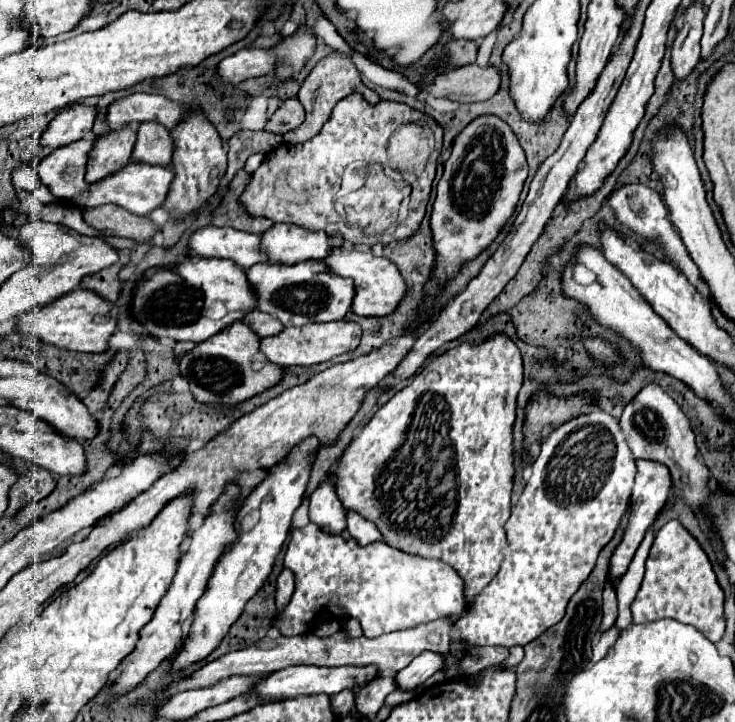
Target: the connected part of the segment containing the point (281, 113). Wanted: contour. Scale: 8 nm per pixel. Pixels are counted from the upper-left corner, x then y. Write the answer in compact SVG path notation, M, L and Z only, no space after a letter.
M298 95L284 99L282 105L276 109L276 113L268 119L264 129L280 135L284 135L290 129L296 129L304 121L304 107L298 101L300 101Z

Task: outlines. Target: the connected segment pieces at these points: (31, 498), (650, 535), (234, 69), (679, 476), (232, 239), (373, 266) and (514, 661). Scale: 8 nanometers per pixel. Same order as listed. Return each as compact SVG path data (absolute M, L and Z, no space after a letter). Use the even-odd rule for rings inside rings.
M16 463L16 471L22 477L10 489L10 503L8 503L8 509L6 509L8 517L12 517L16 511L26 507L28 503L44 499L56 487L56 479L54 479L52 471L48 471L44 467L38 467L38 465L26 467L26 463L22 463L22 465ZM26 469L28 469L28 473L26 473Z
M648 527L628 571L620 577L618 585L616 585L616 593L618 593L618 619L616 619L616 627L620 629L626 629L630 623L632 623L632 613L630 613L630 603L634 601L638 589L640 589L640 583L642 583L642 577L644 577L644 563L646 563L646 557L650 553L650 547L654 543L654 527Z
M242 49L226 59L222 59L216 67L216 75L224 79L224 83L240 83L250 77L260 77L272 73L276 61L264 49Z
M650 383L624 407L620 429L636 459L658 461L670 469L674 491L684 491L688 505L702 517L702 505L706 503L706 497L710 493L710 471L696 459L694 431L688 423L688 417L680 411L678 403L670 395L666 395L664 389Z
M206 225L190 235L188 249L200 257L232 259L244 269L266 261L266 255L260 249L260 237L232 227Z
M336 247L336 251L328 253L322 259L336 275L352 279L354 281L354 301L352 301L352 311L356 315L372 315L372 317L384 317L390 311L394 311L394 307L398 305L398 301L402 299L406 285L404 279L398 271L398 267L386 259L386 257L376 257L372 255L372 251L368 249L356 249L356 247Z
M514 646L509 649L510 656L504 660L500 665L506 668L516 667L524 658L524 648L522 646Z

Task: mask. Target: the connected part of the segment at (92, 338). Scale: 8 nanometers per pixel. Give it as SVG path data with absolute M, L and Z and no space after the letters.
M74 289L44 307L24 313L22 319L18 321L16 331L38 337L40 341L44 341L48 345L56 345L60 349L96 353L96 351L104 351L108 347L108 339L114 329L116 329L116 319L112 319L112 315L110 315L110 303L92 291Z

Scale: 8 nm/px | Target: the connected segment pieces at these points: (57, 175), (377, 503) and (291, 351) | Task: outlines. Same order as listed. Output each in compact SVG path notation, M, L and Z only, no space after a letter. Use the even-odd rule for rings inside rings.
M80 139L78 143L58 147L52 153L48 153L36 165L42 185L46 185L48 191L56 199L68 199L68 201L74 201L82 207L98 207L104 203L114 203L114 205L124 207L126 211L132 211L134 215L140 215L140 217L150 215L152 209L162 205L162 201L168 193L172 175L174 175L174 171L170 167L154 167L154 165L146 165L146 163L128 163L122 167L122 171L118 171L110 177L104 177L102 181L96 181L90 185L84 179L88 145L92 145L90 139Z
M496 333L478 345L448 349L424 365L412 383L380 407L338 459L336 493L342 505L374 521L388 545L452 565L464 579L466 601L472 601L492 581L508 547L504 525L510 515L514 475L512 425L522 379L520 349L504 333ZM432 373L436 377L428 383Z
M340 321L340 323L318 323L318 325L302 325L302 327L284 327L280 335L260 339L260 353L274 365L290 367L290 365L314 365L328 361L340 353L356 349L360 343L360 327L356 323Z

